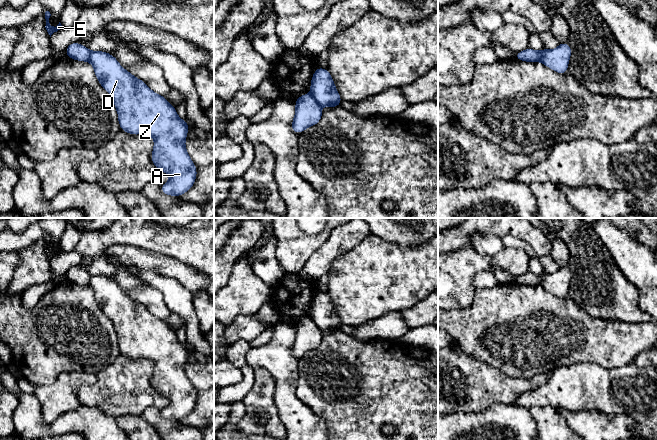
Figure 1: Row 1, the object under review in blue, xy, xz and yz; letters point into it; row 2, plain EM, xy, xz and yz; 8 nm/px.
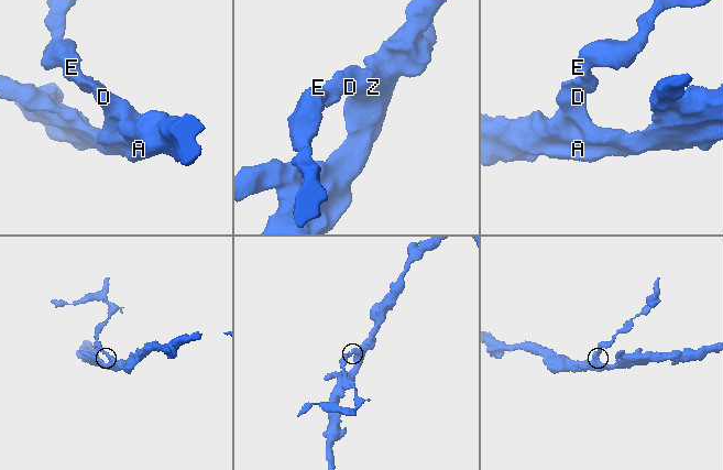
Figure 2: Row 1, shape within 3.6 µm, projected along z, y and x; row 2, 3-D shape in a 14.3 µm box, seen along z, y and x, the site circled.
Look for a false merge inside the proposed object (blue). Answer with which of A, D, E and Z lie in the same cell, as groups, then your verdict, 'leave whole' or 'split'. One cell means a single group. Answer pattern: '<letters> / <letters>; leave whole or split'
A D Z / E; split

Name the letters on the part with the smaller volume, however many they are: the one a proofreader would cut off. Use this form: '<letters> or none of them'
E

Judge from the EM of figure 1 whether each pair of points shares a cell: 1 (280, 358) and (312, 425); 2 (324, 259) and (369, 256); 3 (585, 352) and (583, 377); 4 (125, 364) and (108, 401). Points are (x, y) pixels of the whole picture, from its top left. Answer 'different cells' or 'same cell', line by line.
1: same cell
2: different cells
3: different cells
4: same cell

